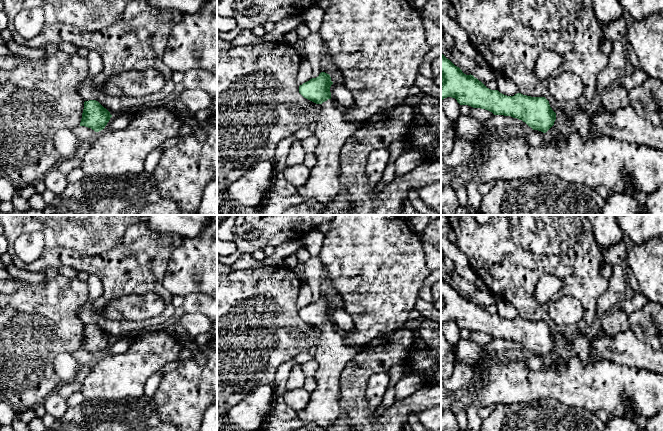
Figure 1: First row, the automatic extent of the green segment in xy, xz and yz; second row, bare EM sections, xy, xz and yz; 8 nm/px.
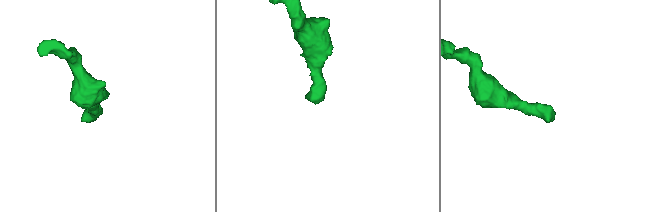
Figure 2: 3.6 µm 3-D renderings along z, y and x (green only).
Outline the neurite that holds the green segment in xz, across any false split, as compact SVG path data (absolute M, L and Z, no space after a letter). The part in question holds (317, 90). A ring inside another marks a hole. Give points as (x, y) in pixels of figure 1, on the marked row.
M321 72L318 77L299 86L299 93L321 106L313 136L318 140L314 150L317 159L311 168L305 185L298 188L303 201L316 200L329 203L340 190L340 161L342 146L348 137L362 126L359 122L348 122L340 106L331 98L333 84L329 74Z

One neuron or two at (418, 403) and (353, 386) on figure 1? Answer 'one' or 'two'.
one

